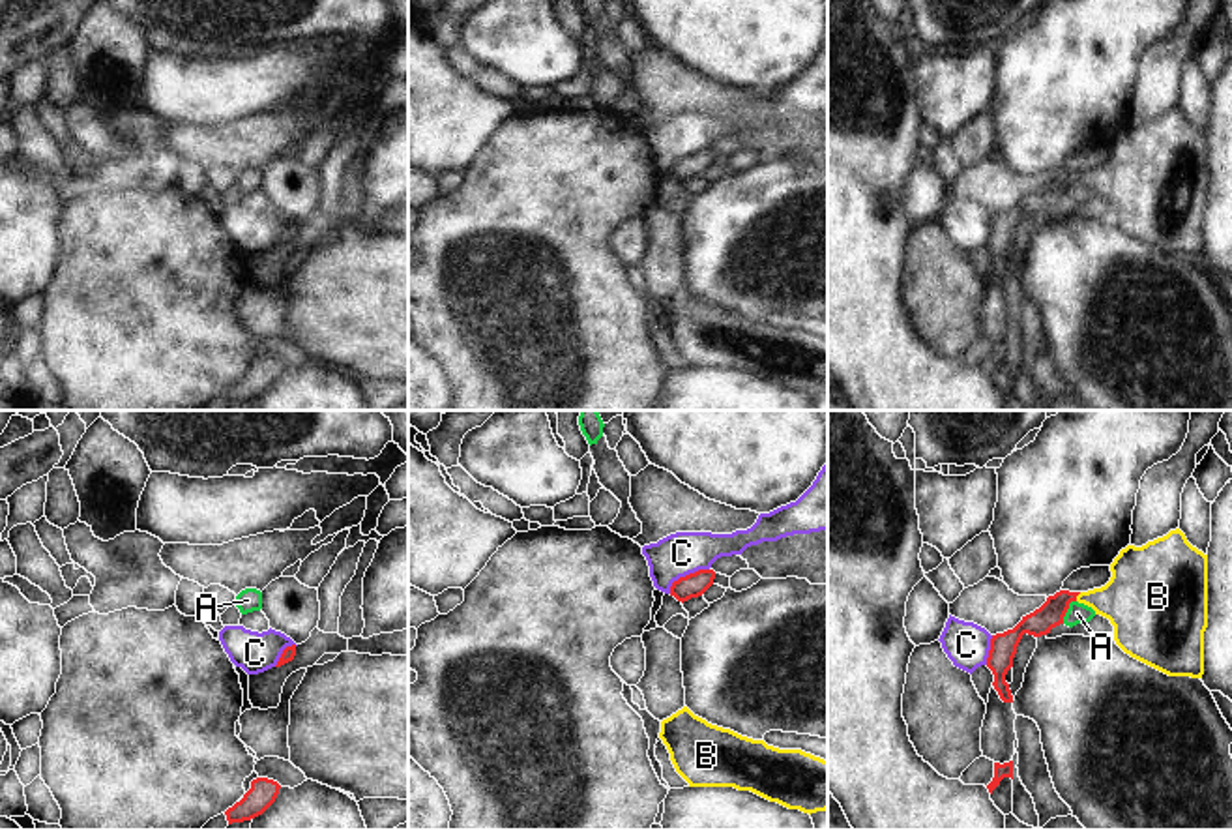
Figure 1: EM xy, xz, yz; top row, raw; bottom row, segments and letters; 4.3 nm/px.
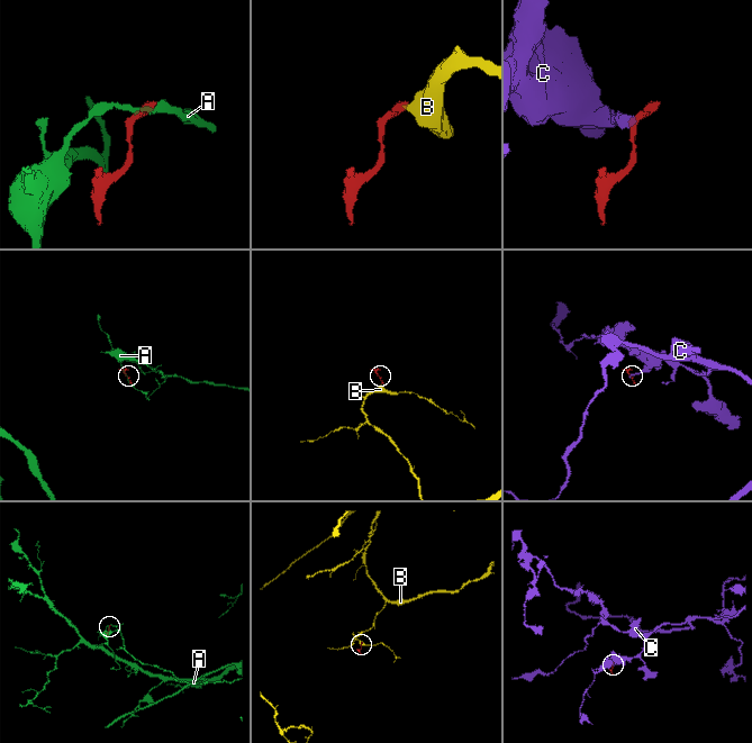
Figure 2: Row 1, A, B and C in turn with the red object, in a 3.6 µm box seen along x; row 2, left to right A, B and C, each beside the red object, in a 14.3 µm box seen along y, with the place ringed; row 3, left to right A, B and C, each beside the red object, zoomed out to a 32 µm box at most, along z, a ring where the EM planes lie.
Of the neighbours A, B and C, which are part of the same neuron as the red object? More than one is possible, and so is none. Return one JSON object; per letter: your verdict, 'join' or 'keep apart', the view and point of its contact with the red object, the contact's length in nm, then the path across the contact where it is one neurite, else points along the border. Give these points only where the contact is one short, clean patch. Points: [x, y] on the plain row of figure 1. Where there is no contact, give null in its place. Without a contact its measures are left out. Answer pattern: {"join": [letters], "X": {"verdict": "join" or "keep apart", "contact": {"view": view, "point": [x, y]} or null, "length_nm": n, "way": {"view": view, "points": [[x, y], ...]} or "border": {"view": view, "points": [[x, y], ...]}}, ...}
{"join": [], "A": {"verdict": "keep apart", "contact": {"view": "yz", "point": [1066, 192]}, "length_nm": 120, "border": {"view": "yz", "points": [[1075, 180], [1070, 184], [1062, 203]]}}, "B": {"verdict": "keep apart", "contact": {"view": "yz", "point": [1077, 175]}, "length_nm": 50, "border": {"view": "yz", "points": [[1081, 173], [1075, 180]]}}, "C": {"verdict": "keep apart", "contact": {"view": "xz", "point": [686, 156]}, "length_nm": 200, "border": {"view": "xz", "points": [[708, 148], [678, 158], [669, 173]]}}}

